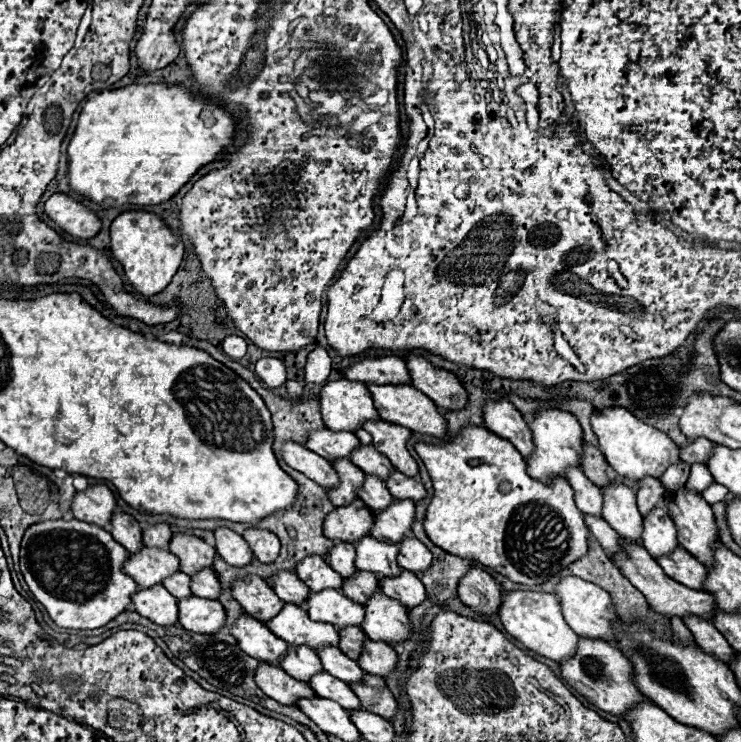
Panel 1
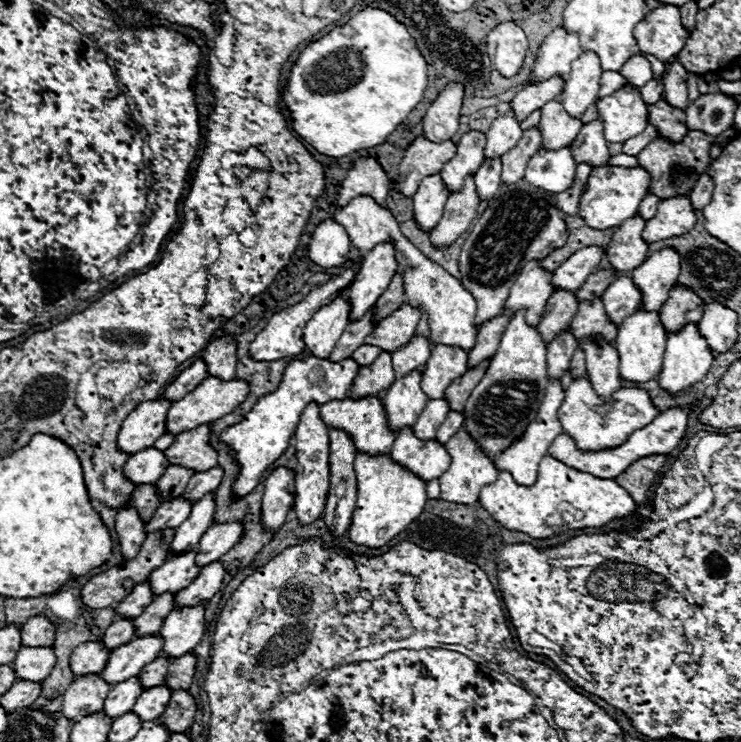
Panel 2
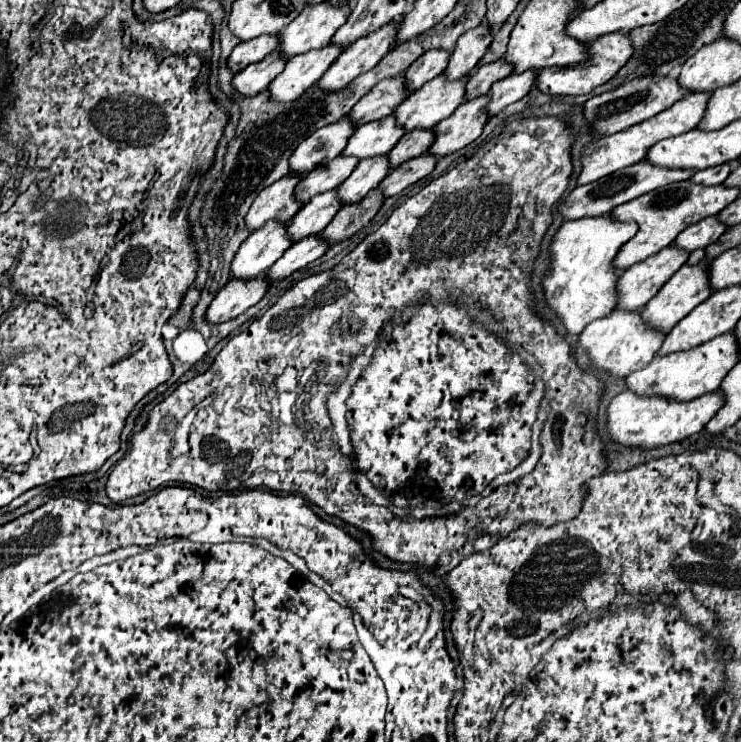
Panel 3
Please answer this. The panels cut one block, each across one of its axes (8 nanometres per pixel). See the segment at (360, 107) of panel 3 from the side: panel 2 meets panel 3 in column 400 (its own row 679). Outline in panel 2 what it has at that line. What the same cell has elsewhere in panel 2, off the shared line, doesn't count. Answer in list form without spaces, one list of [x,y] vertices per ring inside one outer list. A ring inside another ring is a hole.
[[[98,674],[76,678],[74,684],[70,684],[70,688],[66,688],[64,692],[62,714],[68,720],[78,722],[84,716],[100,712],[110,688],[112,686],[106,684]]]

